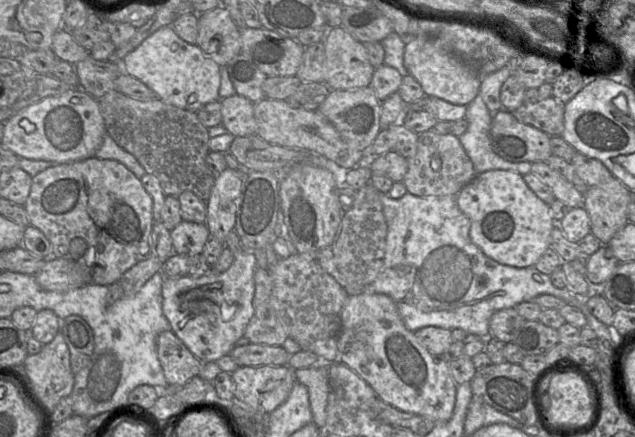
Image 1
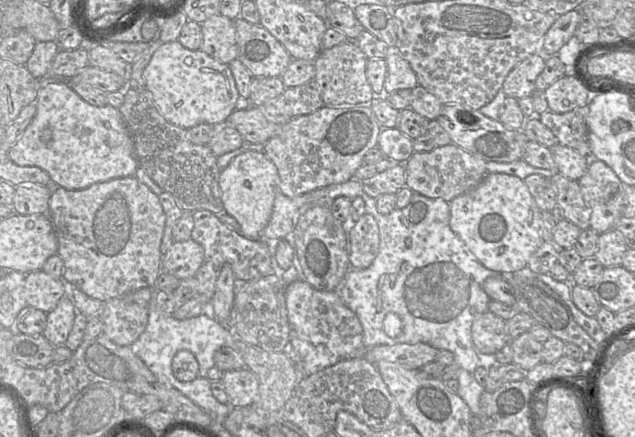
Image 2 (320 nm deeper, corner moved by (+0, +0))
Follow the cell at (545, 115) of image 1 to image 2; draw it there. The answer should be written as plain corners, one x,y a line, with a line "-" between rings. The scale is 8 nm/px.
588,104
566,113
546,111
540,121
556,136
558,143
570,147
585,157
592,157
588,129

